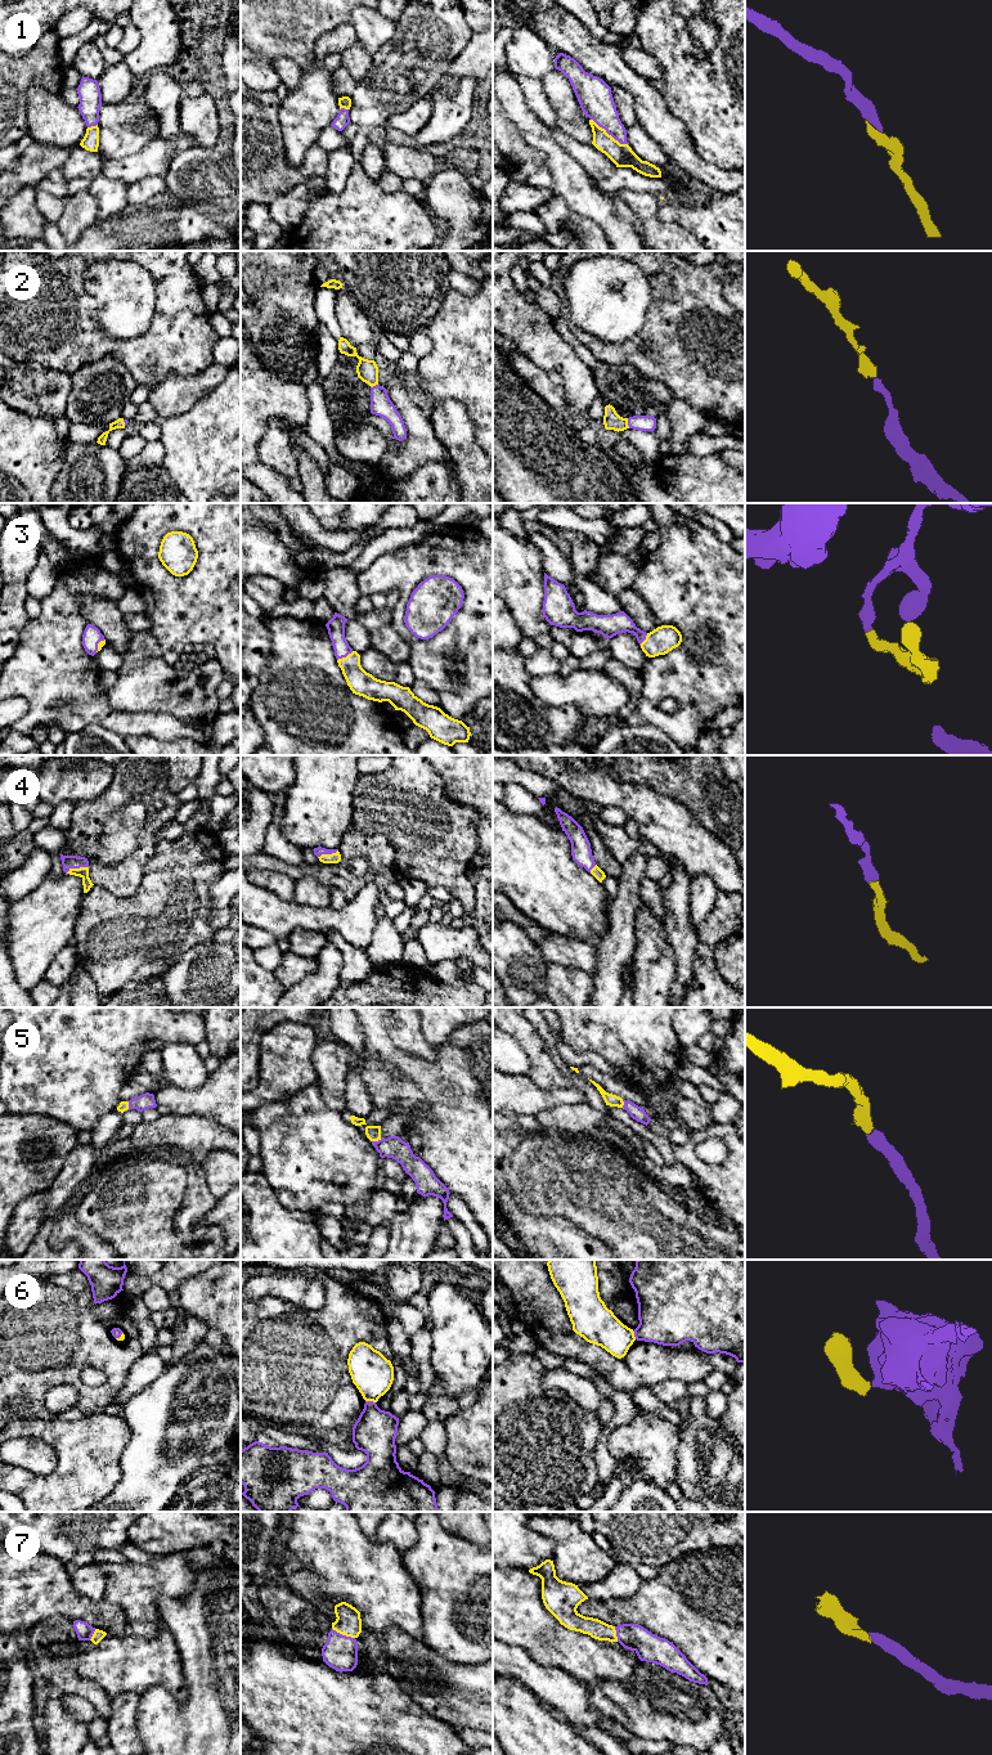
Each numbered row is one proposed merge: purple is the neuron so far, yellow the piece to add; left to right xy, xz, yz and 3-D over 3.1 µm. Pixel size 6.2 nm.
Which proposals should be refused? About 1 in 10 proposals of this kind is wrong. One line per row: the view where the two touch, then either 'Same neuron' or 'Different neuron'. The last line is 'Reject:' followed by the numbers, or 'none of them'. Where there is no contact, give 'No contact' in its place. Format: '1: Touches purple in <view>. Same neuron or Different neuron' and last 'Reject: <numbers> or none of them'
1: Touches purple in yz. Same neuron
2: Touches purple in yz. Same neuron
3: Touches purple in xz. Same neuron
4: Touches purple in xy. Same neuron
5: Touches purple in xz. Same neuron
6: Touches purple in xz. Same neuron
7: Touches purple in xz. Same neuron
Reject: none of them

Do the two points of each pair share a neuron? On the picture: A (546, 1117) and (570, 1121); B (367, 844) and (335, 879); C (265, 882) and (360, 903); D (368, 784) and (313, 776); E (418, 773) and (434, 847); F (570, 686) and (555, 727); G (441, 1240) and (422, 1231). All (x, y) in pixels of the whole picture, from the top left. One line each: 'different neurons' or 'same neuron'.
A: same neuron
B: same neuron
C: different neurons
D: different neurons
E: same neuron
F: different neurons
G: different neurons

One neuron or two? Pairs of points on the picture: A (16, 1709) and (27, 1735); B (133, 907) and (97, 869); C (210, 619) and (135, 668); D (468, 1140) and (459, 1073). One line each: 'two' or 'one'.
A: one
B: two
C: two
D: one

